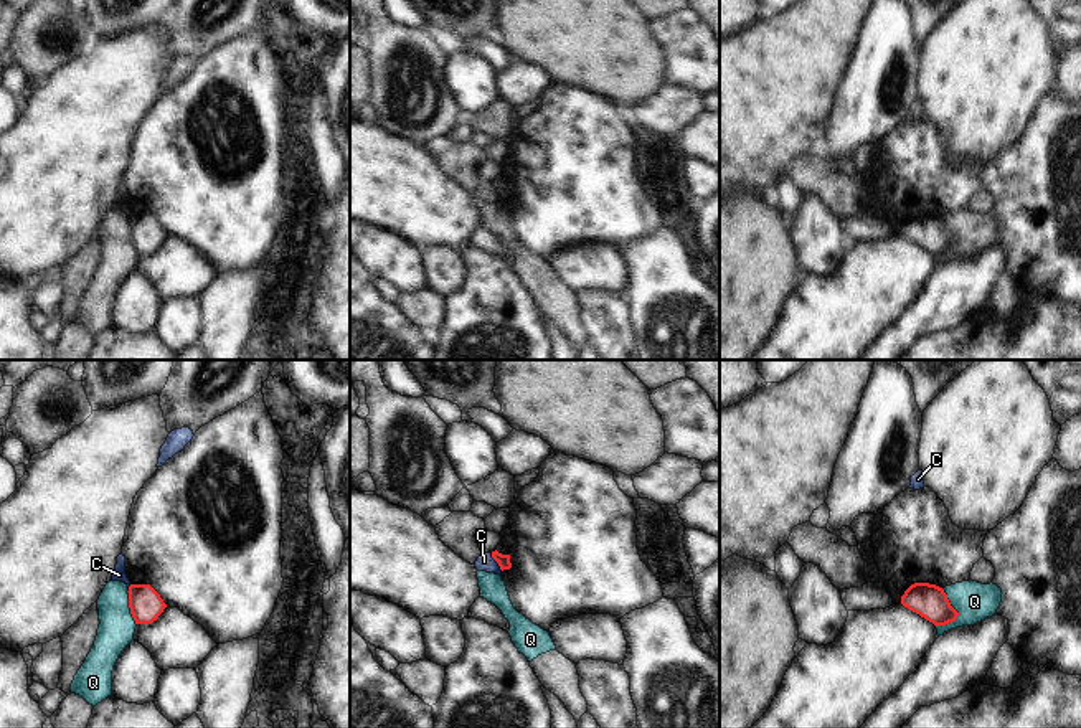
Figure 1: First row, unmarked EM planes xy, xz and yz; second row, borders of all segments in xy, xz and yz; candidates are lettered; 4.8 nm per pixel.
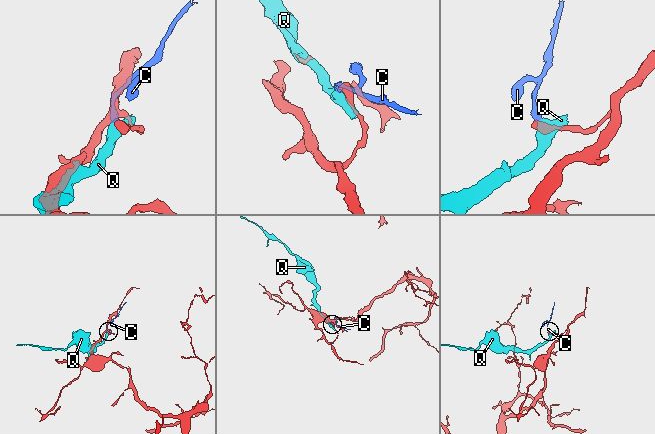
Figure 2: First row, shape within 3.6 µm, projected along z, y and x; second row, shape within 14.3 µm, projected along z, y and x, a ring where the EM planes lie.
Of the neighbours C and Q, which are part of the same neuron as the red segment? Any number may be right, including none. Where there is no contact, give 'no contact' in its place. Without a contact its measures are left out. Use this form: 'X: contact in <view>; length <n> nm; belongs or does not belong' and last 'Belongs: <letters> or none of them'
C: contact in xz; length 110 nm; does not belong
Q: contact in yz; length 200 nm; does not belong
Belongs: none of them

